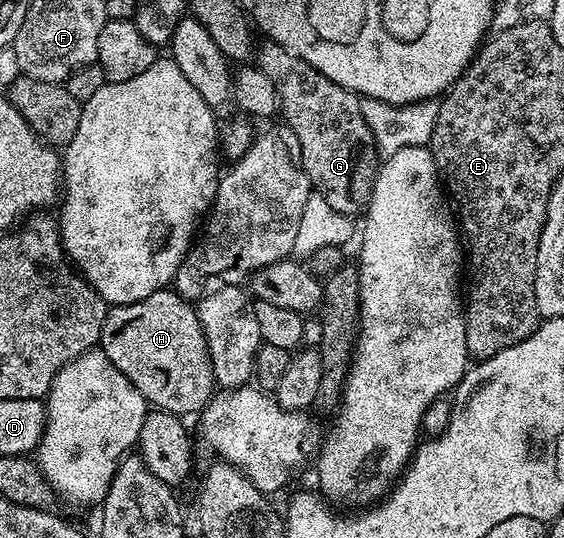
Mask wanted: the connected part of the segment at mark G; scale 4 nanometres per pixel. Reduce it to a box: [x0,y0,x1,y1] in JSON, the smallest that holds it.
[255,42,379,218]

